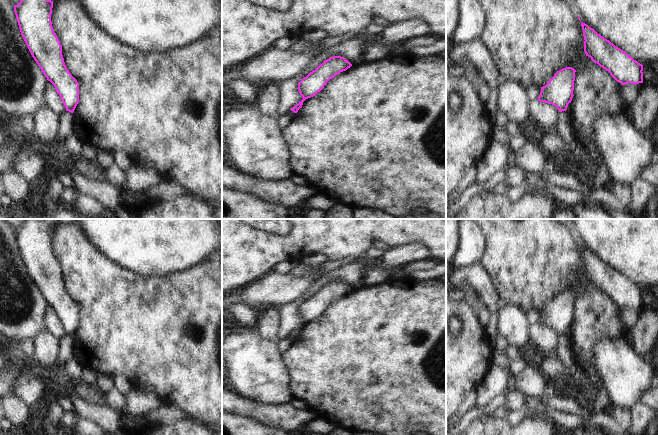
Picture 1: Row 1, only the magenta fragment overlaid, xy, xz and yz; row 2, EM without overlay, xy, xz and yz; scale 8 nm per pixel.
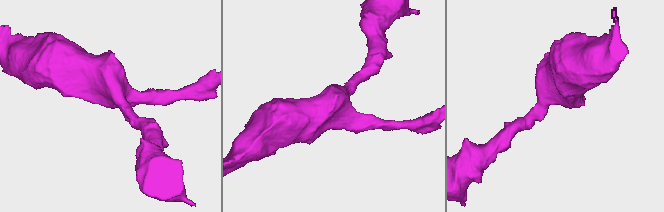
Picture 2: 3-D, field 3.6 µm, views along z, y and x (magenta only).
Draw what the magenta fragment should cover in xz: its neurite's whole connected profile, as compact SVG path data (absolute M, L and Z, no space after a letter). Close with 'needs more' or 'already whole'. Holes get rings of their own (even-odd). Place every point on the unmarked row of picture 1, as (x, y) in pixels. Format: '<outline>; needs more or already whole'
M333 280L325 284L298 307L298 314L303 323L290 334L297 337L306 323L316 319L330 303L351 290L352 288L341 280Z; already whole

